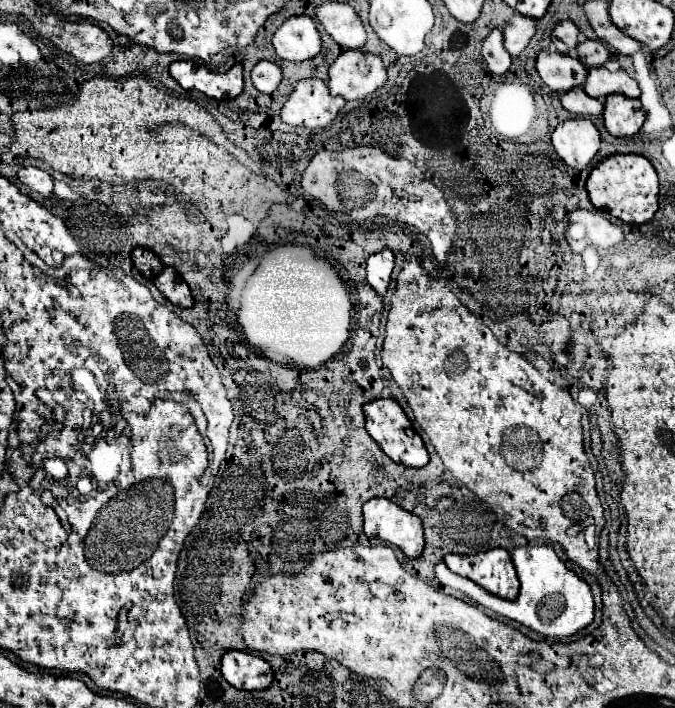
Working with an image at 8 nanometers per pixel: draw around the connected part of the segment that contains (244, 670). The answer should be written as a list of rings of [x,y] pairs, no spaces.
[[[226,651],[222,655],[220,671],[232,687],[246,691],[268,689],[274,679],[272,669],[264,659],[242,651]]]

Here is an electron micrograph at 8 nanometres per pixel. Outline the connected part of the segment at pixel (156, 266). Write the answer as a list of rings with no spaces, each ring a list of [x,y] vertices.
[[[134,247],[134,251],[132,251],[132,261],[134,261],[134,267],[136,267],[146,279],[154,279],[154,277],[162,271],[162,261],[154,255],[154,251],[144,249],[144,247]]]

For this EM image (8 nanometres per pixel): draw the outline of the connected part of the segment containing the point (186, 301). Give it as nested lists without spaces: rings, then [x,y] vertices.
[[[164,267],[164,271],[154,279],[154,285],[174,305],[178,305],[178,307],[192,307],[194,305],[194,299],[192,299],[188,283],[182,279],[182,275],[174,267],[172,269]]]

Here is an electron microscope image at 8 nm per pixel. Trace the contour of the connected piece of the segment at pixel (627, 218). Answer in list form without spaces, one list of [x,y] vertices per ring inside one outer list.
[[[608,155],[590,171],[586,191],[596,209],[608,211],[624,223],[648,223],[658,209],[658,177],[650,161],[642,155]]]

